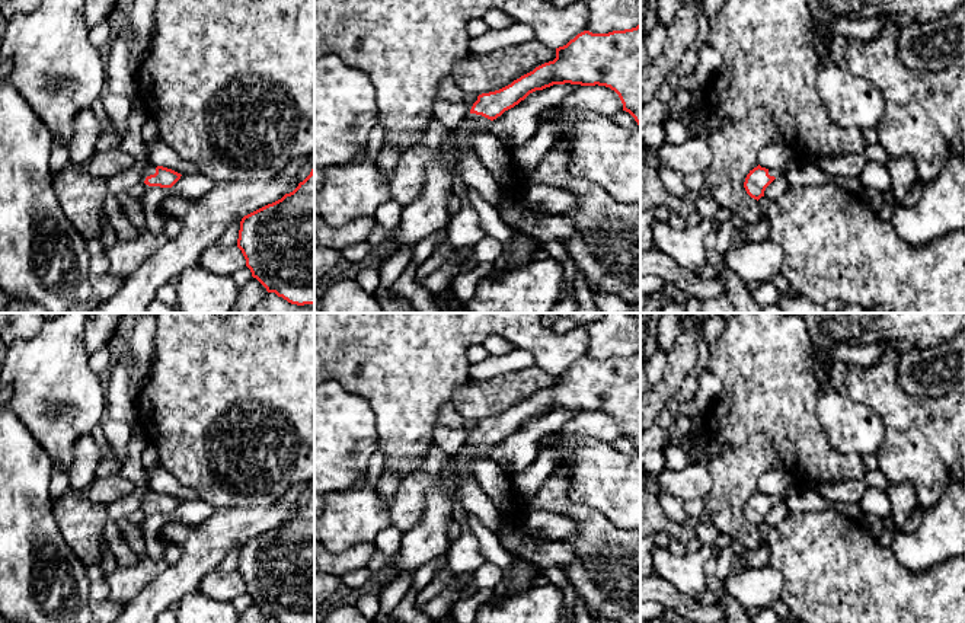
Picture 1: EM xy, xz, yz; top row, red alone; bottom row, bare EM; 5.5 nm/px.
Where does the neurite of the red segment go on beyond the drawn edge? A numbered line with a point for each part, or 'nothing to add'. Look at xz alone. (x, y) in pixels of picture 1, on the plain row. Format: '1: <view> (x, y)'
1: xz (427, 540)

